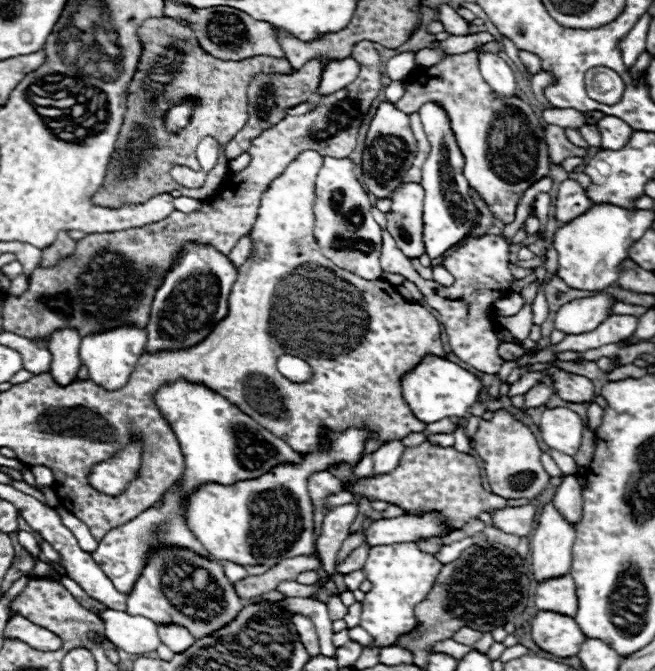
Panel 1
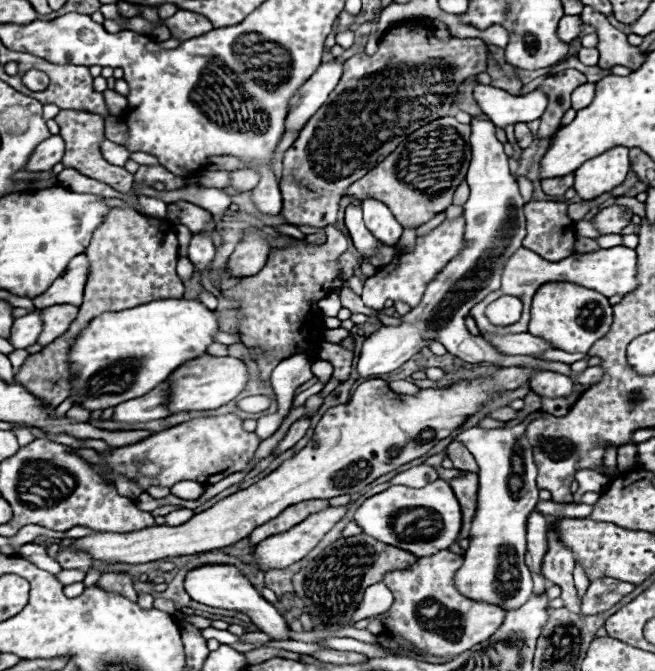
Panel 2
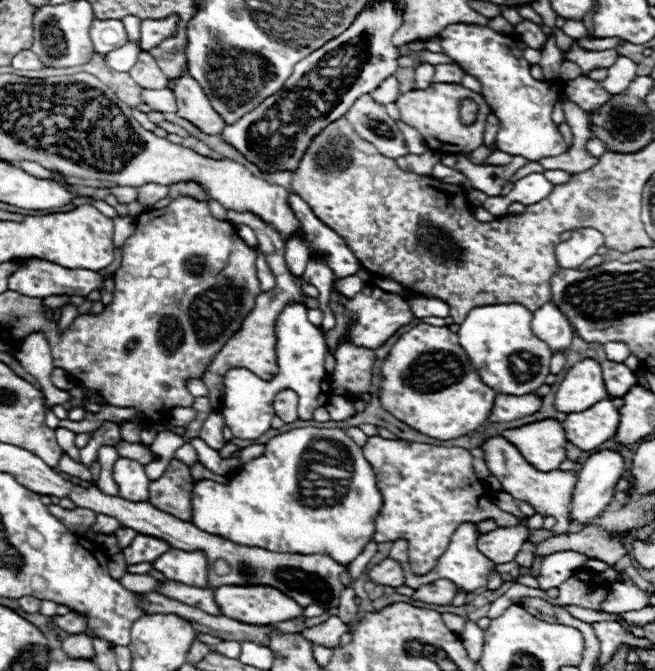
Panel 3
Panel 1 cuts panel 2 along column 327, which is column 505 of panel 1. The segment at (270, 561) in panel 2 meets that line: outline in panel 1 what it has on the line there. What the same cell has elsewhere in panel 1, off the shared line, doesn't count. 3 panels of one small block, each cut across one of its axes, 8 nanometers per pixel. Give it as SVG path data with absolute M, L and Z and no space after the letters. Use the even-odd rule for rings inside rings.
M516 506L516 508L504 508L494 514L494 526L498 530L504 530L506 534L514 536L530 536L534 530L534 518L536 518L536 506Z

